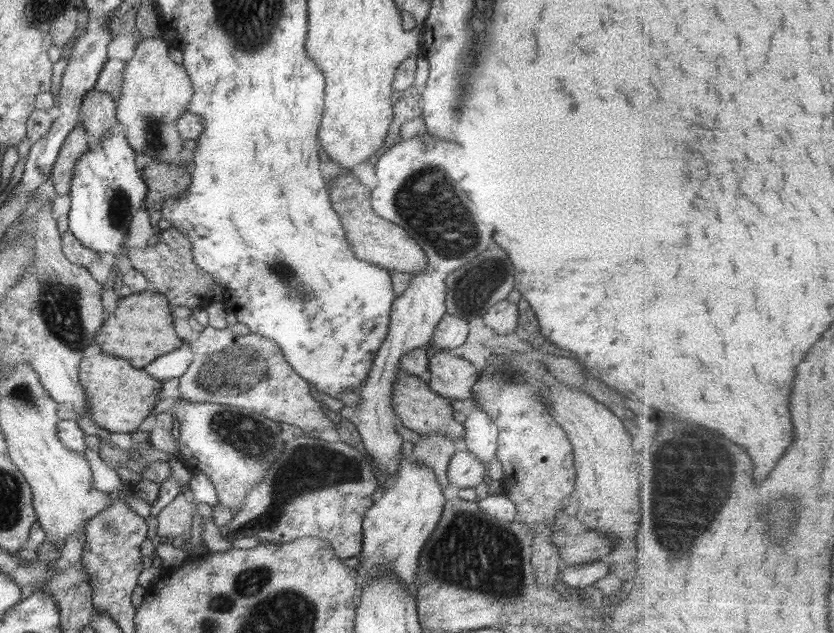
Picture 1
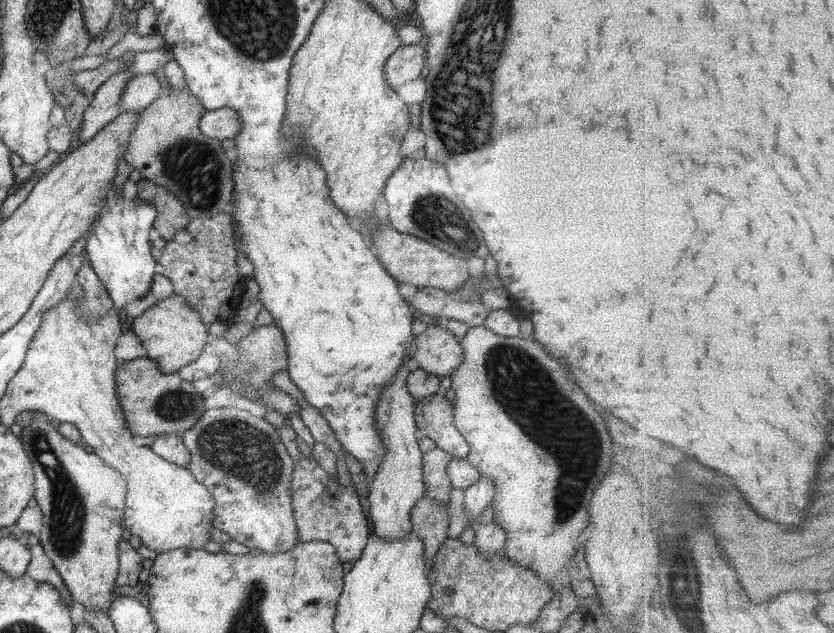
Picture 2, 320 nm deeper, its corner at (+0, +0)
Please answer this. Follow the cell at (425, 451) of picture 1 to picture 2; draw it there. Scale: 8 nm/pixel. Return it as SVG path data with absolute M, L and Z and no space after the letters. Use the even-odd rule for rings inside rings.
M423 495L410 510L412 533L423 545L423 563L426 572L433 565L436 552L443 544L447 534L447 503L436 502Z

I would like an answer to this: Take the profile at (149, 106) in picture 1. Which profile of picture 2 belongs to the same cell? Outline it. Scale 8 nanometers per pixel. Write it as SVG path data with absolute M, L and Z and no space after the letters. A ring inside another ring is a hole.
M169 88L168 94L159 96L147 109L139 114L135 129L123 150L123 160L131 169L141 172L140 176L149 182L166 188L183 205L189 220L198 217L211 217L215 214L229 213L232 210L232 163L225 156L221 142L211 140L199 132L199 120L206 111L187 90L177 91Z

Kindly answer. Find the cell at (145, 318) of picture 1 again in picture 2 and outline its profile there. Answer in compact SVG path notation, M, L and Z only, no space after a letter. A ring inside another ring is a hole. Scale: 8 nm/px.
M175 294L160 300L137 316L129 329L139 338L146 357L157 364L160 373L175 374L177 370L194 362L211 338L200 314L196 313L182 296Z

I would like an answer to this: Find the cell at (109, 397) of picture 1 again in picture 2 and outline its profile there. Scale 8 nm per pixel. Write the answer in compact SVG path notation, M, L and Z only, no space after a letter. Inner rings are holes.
M146 356L128 362L117 361L115 366L116 395L128 429L133 436L156 436L164 432L182 434L203 416L206 411L201 395L193 389L192 382L181 380L177 373L160 373L157 364Z

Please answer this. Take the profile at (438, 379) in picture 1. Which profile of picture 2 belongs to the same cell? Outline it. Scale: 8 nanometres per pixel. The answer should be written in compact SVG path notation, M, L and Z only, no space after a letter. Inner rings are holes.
M429 324L412 341L415 366L429 374L448 375L463 360L459 340L438 325Z

